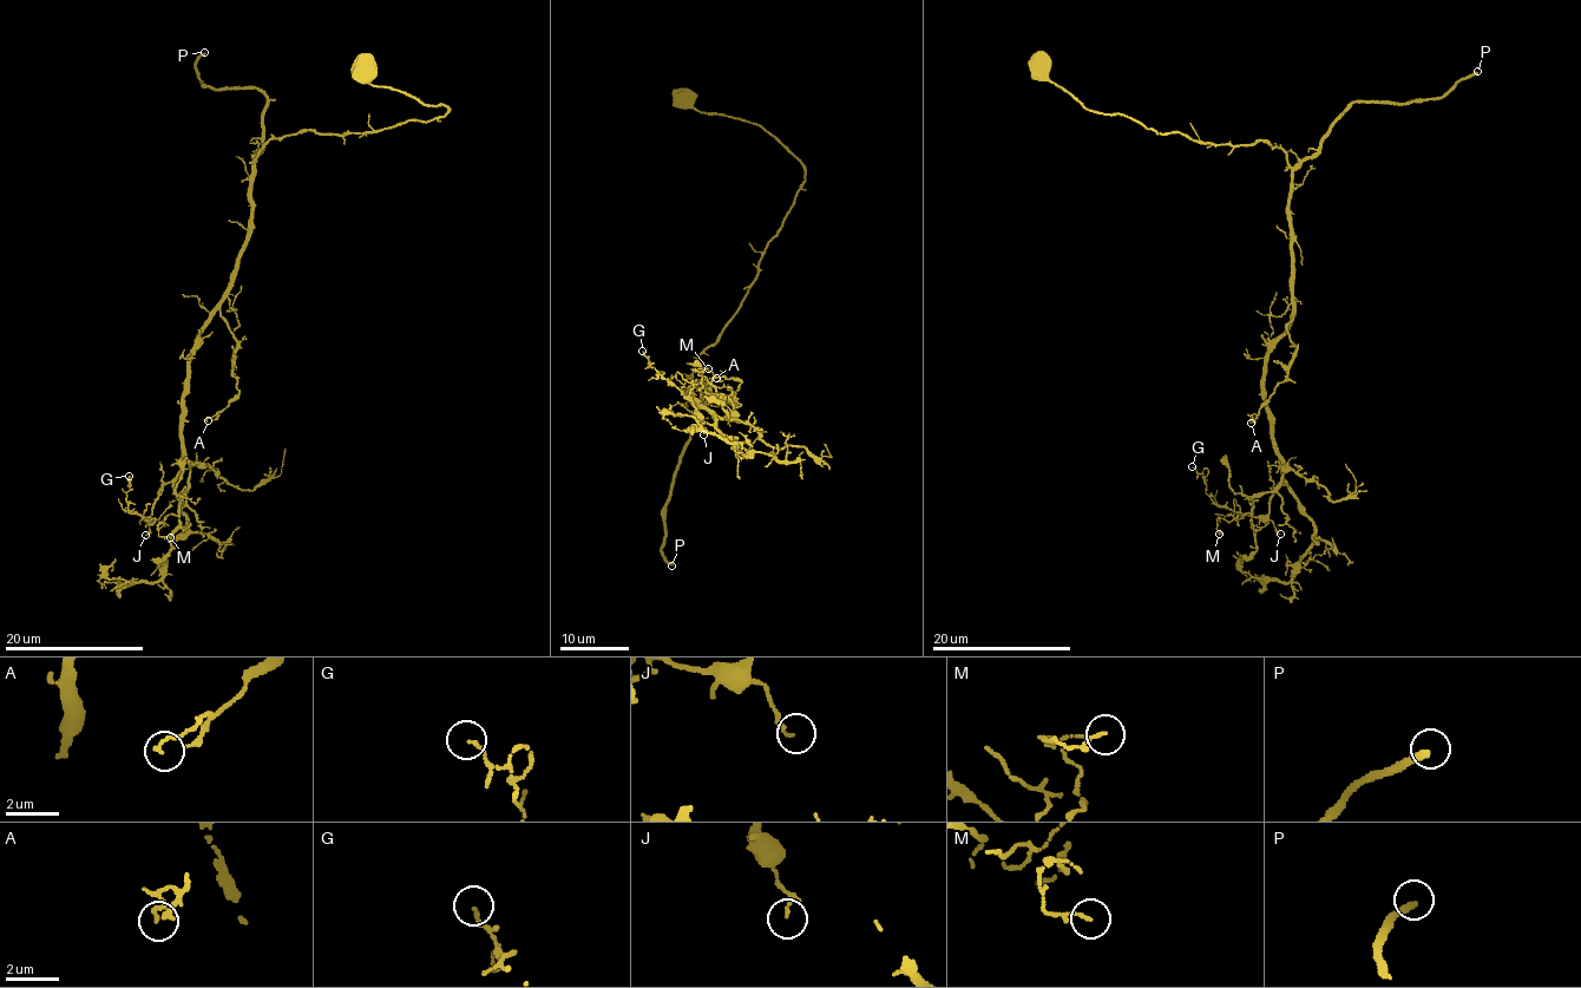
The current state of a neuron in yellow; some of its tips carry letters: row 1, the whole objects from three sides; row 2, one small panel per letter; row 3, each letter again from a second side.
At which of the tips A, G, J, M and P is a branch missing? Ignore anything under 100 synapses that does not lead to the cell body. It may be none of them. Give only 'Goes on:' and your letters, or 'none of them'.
Goes on: P

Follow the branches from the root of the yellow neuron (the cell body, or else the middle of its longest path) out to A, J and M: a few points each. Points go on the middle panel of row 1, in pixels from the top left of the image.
A: (680, 97), (758, 123), (805, 177), (693, 374), (710, 386), (706, 405), (735, 404), (741, 381), (716, 378)
J: (680, 97), (758, 123), (805, 177), (699, 358), (703, 434)
M: (680, 97), (758, 123), (805, 177), (693, 374), (728, 417), (708, 368)

